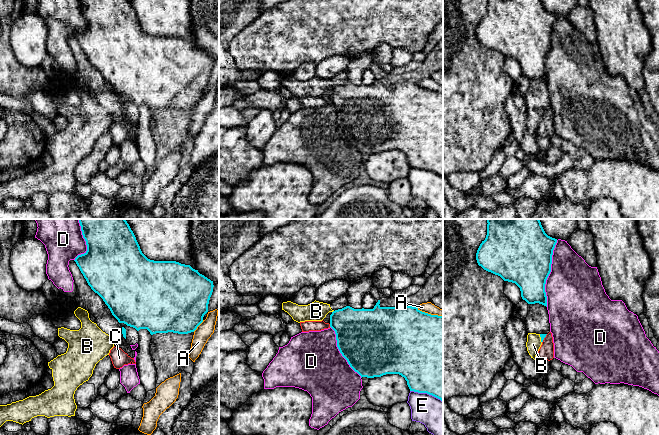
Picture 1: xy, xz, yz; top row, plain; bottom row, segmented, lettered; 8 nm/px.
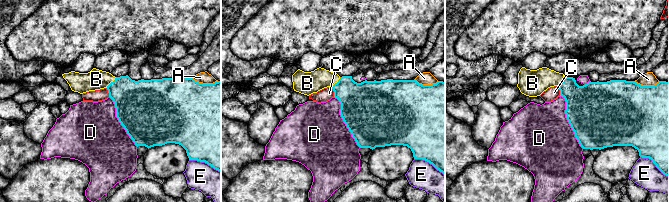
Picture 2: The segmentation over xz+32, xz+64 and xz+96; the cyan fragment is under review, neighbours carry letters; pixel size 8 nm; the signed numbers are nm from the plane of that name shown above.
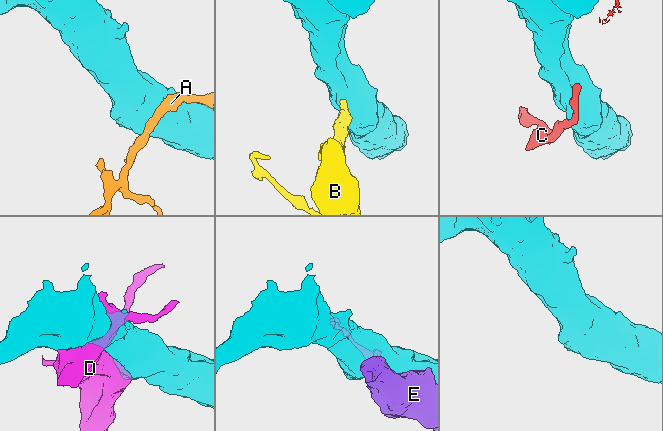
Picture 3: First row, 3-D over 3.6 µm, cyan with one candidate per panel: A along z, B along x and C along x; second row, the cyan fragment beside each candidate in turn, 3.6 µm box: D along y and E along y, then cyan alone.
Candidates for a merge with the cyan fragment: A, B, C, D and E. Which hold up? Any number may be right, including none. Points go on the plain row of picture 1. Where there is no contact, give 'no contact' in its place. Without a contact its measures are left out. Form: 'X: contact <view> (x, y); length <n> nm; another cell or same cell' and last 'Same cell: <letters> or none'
A: contact xy (198, 101); length 130 nm; another cell
B: contact yz (541, 114); length 70 nm; same cell
C: contact xz (330, 101); length 30 nm; another cell
D: contact yz (549, 49); length 550 nm; another cell
E: contact xz (426, 168); length 280 nm; another cell
Same cell: B

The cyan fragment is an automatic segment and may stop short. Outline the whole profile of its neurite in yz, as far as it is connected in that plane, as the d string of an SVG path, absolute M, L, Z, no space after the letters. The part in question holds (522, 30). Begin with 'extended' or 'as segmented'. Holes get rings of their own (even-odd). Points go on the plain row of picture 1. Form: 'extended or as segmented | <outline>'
as segmented | M487 0L487 11L485 16L482 17L482 19L480 20L477 26L476 36L478 41L481 42L484 46L500 52L504 57L515 59L520 64L522 75L525 76L528 80L539 79L547 83L545 60L551 48L552 31L556 19L557 19L557 15L548 12L545 9L541 0Z

